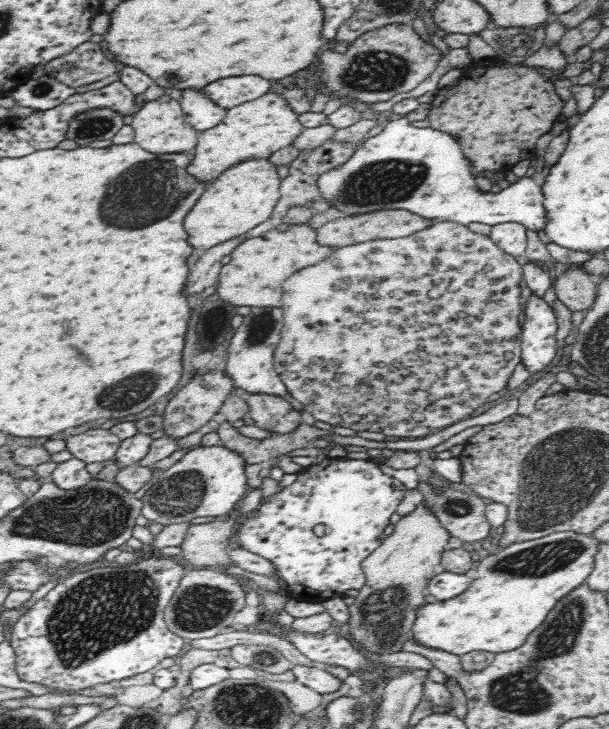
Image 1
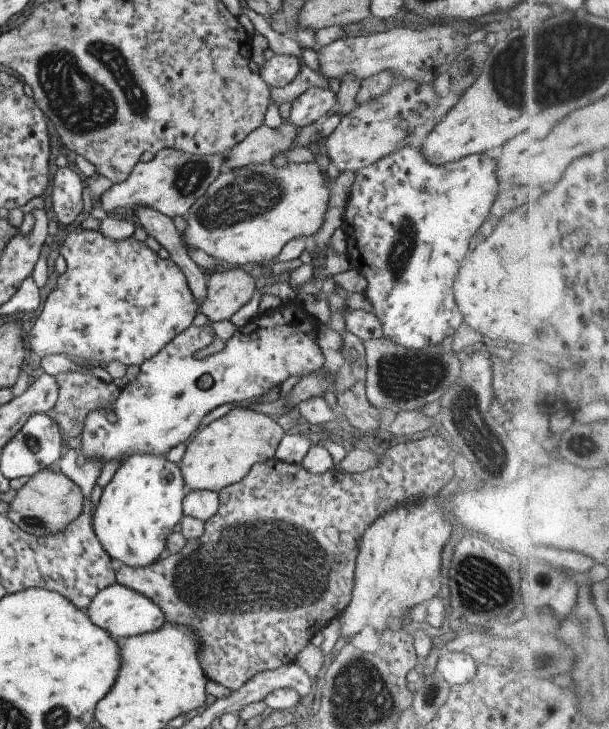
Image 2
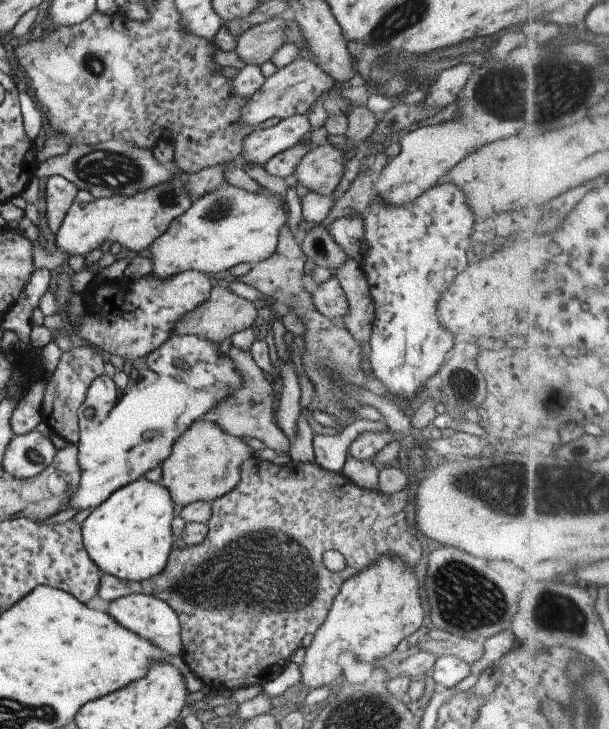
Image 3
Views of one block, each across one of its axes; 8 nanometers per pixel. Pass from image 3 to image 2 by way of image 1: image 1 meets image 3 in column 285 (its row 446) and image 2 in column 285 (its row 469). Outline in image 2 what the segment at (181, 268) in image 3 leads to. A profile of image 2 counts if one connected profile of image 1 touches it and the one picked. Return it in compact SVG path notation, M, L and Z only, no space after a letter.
M315 160L308 163L287 162L285 167L277 167L271 162L266 162L223 170L189 207L185 214L185 230L180 232L181 238L189 248L203 250L205 254L223 260L231 266L243 267L243 264L255 264L255 262L272 264L289 240L298 237L310 240L317 232L327 213L333 182L327 172L321 172Z

